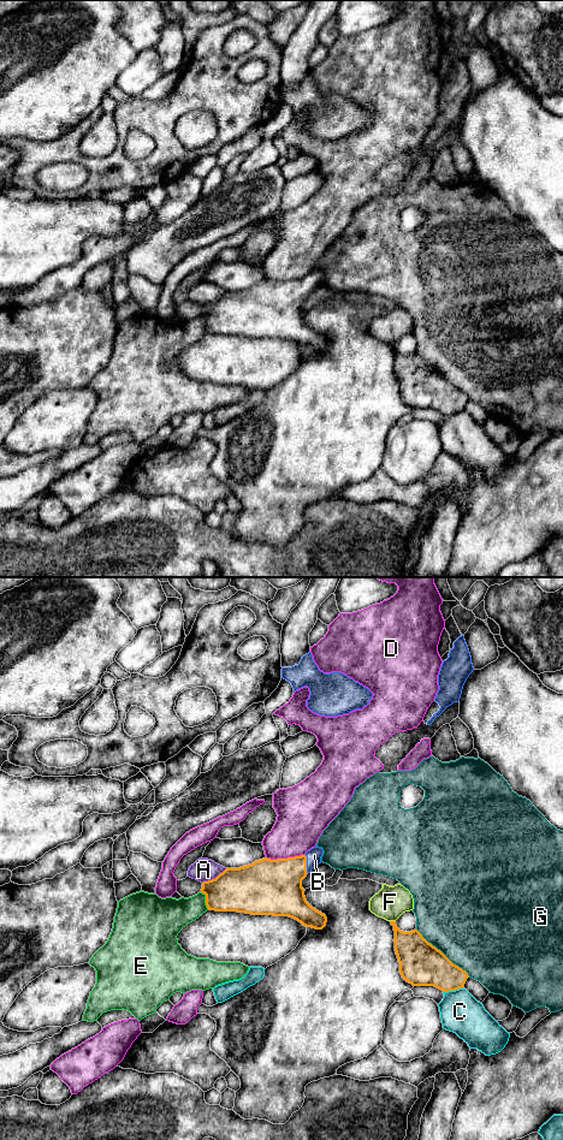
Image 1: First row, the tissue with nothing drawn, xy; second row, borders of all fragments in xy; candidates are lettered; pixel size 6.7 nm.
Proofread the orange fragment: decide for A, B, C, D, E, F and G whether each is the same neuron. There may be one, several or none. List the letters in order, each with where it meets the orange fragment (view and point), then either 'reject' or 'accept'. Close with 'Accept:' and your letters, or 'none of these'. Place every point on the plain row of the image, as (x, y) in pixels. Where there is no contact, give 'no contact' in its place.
A: xy (215, 301) | reject
B: xy (306, 286) | accept
C: xy (452, 413) | reject
D: xy (284, 281) | reject
E: xy (206, 324) | reject
F: xy (392, 344) | reject
G: xy (442, 375) | reject
Accept: B

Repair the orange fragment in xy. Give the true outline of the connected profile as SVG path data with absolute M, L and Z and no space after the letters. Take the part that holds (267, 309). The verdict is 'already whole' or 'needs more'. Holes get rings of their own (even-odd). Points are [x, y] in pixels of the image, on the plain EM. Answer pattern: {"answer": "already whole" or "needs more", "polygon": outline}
{"answer": "needs more", "polygon": "M314 269L304 278L288 281L262 281L239 291L226 291L215 302L203 304L201 315L206 317L208 333L237 334L251 338L289 339L306 350L322 352L327 340L306 322L302 303L321 286L322 271Z"}

